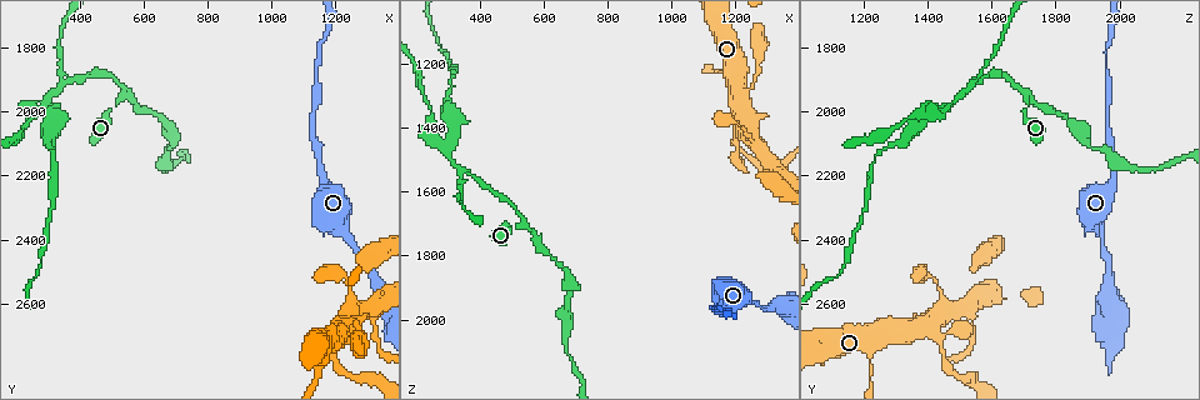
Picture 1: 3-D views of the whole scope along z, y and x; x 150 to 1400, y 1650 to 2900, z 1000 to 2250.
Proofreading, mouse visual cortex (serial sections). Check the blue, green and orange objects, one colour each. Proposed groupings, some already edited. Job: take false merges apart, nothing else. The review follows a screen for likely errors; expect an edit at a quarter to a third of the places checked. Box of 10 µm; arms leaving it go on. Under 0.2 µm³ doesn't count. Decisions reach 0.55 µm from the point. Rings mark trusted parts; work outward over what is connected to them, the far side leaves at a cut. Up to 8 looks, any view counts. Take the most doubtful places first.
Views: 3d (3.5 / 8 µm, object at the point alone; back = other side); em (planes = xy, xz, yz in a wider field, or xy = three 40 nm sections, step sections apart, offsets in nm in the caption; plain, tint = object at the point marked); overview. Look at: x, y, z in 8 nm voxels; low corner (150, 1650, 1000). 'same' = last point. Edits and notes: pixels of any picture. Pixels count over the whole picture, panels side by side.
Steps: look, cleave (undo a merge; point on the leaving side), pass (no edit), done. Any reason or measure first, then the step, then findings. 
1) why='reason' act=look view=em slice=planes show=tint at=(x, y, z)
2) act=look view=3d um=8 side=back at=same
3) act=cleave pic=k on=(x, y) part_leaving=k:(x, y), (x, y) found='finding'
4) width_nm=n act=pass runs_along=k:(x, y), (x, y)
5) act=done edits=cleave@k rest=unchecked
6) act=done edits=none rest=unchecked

why='abrupt turn' act=look view=3d um=8 at=(530, 1940, 1710)

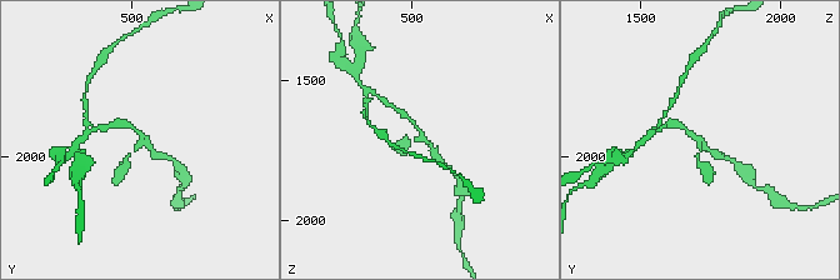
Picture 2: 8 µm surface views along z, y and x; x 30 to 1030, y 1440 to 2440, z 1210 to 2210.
act=look view=em slice=xy step=2 show=tint at=same

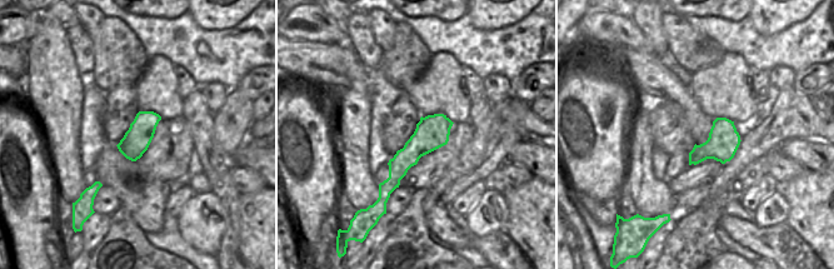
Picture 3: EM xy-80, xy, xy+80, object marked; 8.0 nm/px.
width_nm=260 act=pass runs_along=2:(704, 169), (698, 161), (699, 141), (675, 123) found='all the same cell'

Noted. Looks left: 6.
why='a narrow waist' act=look view=3d um=3.5 at=(1150, 2170, 1980)

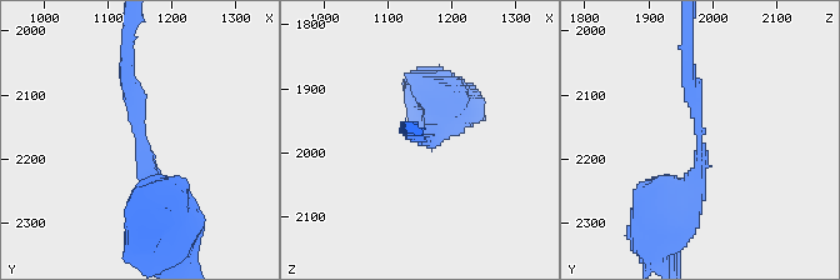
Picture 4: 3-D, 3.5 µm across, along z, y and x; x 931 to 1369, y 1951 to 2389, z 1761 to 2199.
arm_widths_nm=200,400 act=look view=em slice=xy step=5 show=tint at=(1145, 2165, 1985)

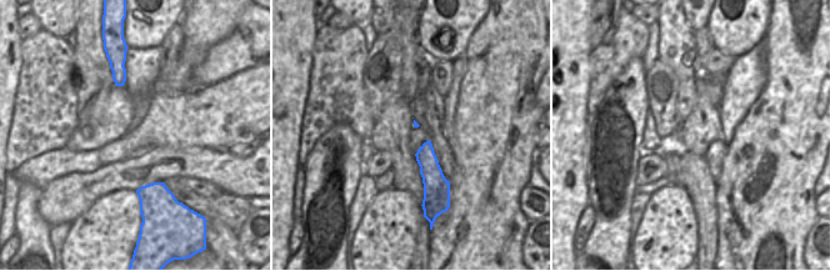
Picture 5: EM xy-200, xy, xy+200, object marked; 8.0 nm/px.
act=pass runs_along=4:(165, 200), (135, 128), (128, 54) found='one cell here'

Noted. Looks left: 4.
why='three arms meet' act=look view=3d um=3.5 at=(1220, 2690, 1420)

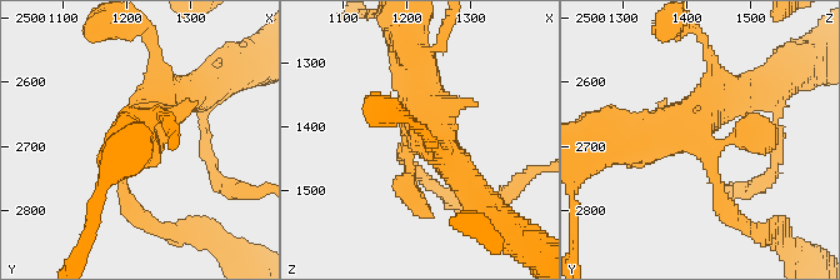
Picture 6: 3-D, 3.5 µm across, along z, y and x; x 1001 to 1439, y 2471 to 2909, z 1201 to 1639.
act=look view=em slice=xy step=2 show=tint at=(1215, 2690, 1420)

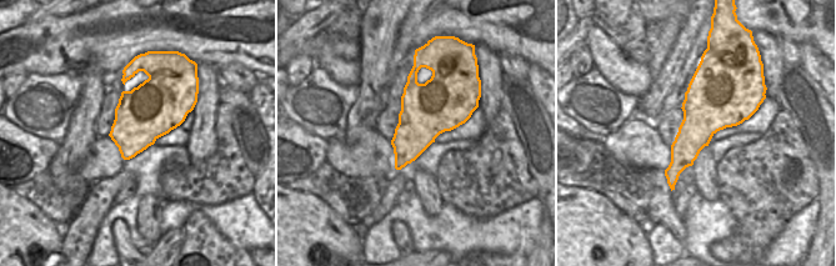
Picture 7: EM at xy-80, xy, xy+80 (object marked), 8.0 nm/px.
width_nm=420 act=pass runs_along=6:(409, 39), (420, 119), (463, 180) found='all the same cell'

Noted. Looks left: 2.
act=done edits=none rest=unchecked

